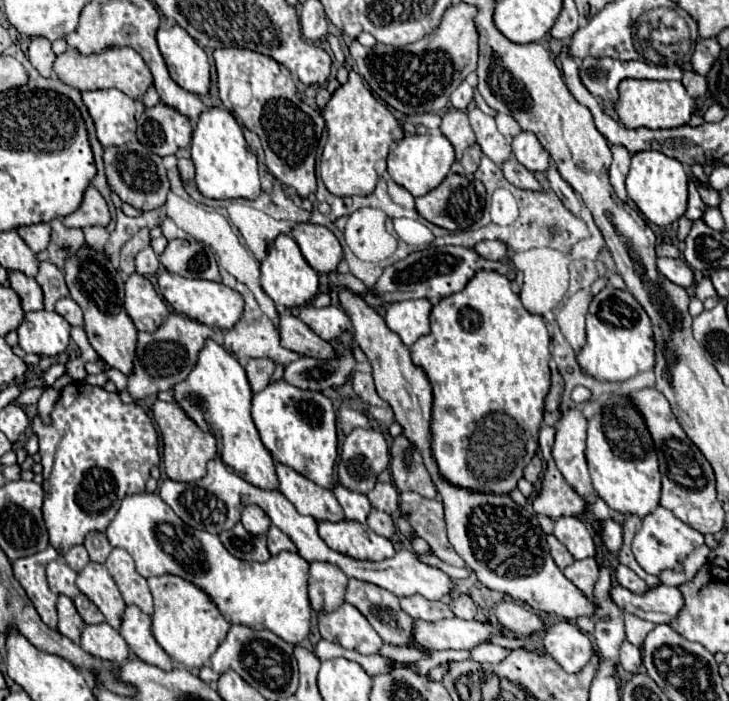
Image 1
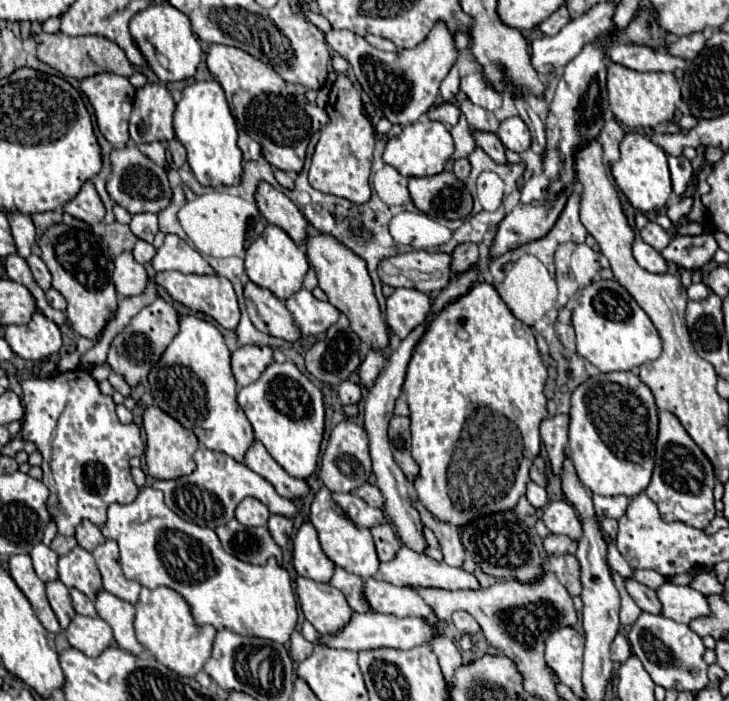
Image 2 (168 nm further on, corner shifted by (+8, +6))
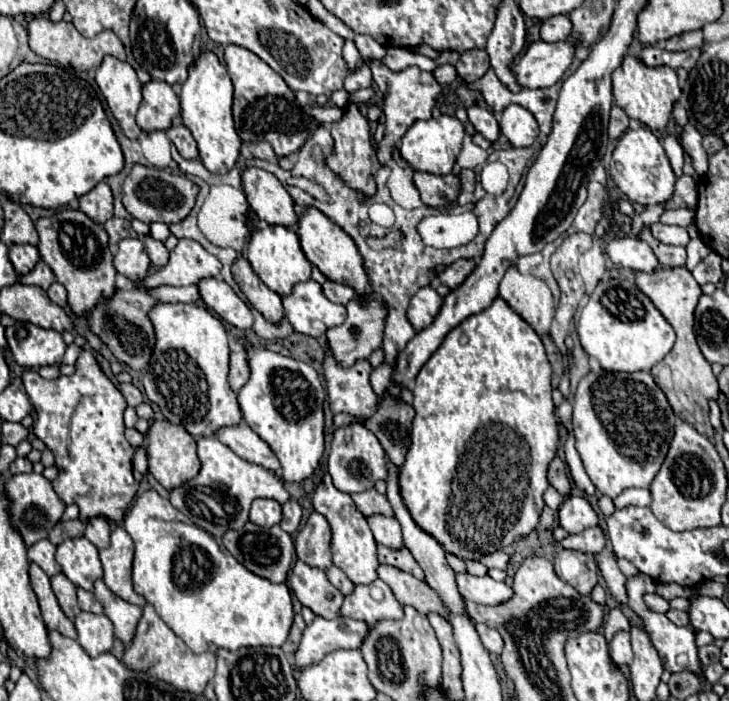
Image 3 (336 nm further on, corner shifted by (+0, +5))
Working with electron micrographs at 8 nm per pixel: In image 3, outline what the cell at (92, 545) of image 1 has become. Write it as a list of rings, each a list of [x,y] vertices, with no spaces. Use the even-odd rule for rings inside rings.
[[[91,518],[87,520],[87,528],[85,528],[85,538],[95,544],[99,550],[109,546],[109,534],[111,534],[111,526],[105,518]]]

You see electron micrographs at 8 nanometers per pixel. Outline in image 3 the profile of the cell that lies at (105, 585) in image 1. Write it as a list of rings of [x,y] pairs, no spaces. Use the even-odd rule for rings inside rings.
[[[85,536],[69,538],[63,544],[59,544],[55,558],[63,568],[63,574],[79,588],[91,592],[95,580],[103,578],[97,548]]]

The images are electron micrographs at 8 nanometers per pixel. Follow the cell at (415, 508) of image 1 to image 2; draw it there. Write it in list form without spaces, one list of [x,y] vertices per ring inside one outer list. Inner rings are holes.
[[[413,497],[415,507],[419,509],[421,521],[433,529],[433,533],[437,535],[439,543],[441,543],[441,553],[445,557],[447,565],[453,567],[463,567],[463,559],[465,559],[465,549],[459,541],[459,533],[455,533],[455,529],[451,529],[451,525],[439,525],[439,521],[435,521],[431,517],[431,513],[427,513],[427,509],[423,509],[423,505],[419,505],[419,501]]]

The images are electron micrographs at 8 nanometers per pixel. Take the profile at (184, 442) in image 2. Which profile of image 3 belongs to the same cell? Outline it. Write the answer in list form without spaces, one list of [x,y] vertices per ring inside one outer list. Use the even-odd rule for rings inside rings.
[[[155,420],[147,432],[147,458],[149,458],[149,472],[155,476],[155,480],[171,490],[187,480],[195,478],[199,472],[199,458],[197,458],[197,442],[183,426],[175,426],[167,420]]]

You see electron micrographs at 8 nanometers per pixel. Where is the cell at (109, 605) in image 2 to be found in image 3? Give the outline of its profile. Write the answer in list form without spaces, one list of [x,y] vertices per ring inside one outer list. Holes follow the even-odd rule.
[[[97,580],[95,582],[95,592],[93,592],[103,608],[105,608],[105,616],[115,624],[115,636],[127,644],[131,642],[131,638],[135,636],[135,626],[139,624],[139,618],[141,618],[141,608],[139,606],[133,606],[129,602],[125,602],[123,598],[115,596],[103,580]]]

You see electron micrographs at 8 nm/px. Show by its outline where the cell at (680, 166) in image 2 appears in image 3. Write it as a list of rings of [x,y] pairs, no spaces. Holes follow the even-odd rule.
[[[667,136],[663,142],[663,148],[669,156],[675,176],[683,176],[683,148],[681,148],[681,144],[675,140],[675,136]]]

